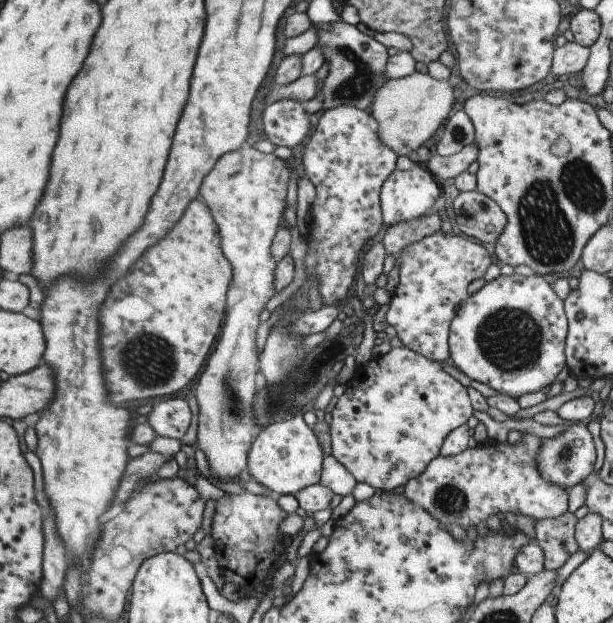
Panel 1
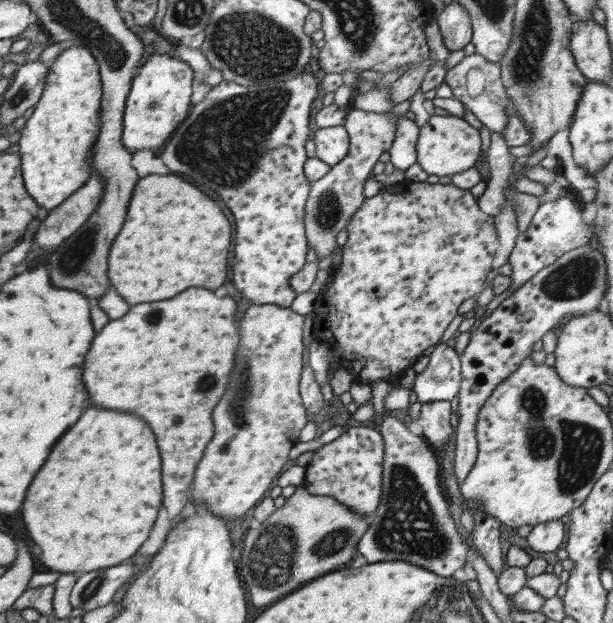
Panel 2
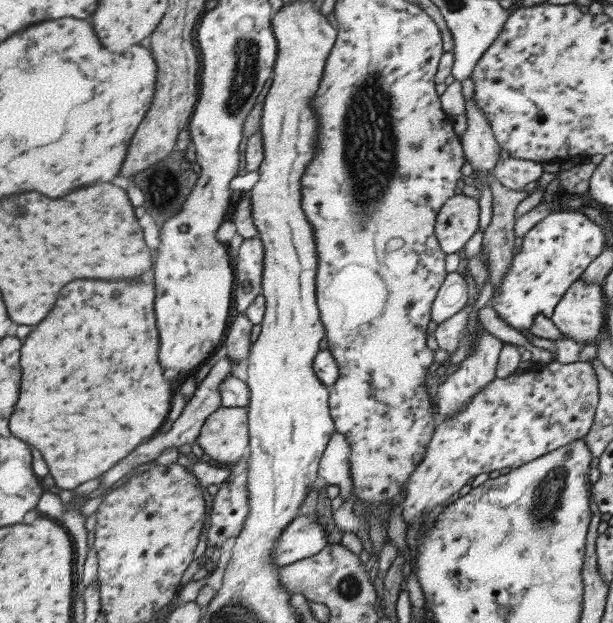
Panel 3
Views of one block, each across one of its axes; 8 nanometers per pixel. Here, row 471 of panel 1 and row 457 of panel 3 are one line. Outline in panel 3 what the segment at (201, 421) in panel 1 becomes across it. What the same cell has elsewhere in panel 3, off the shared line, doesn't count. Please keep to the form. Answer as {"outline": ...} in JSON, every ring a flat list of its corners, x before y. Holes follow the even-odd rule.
{"outline":[[247,407,217,408,202,425,196,442,217,465,240,462,249,448]]}

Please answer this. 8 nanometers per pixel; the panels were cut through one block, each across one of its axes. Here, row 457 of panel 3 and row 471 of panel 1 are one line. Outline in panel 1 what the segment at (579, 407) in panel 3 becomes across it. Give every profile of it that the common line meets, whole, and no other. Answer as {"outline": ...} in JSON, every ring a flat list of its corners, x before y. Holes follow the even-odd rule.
{"outline":[[524,434,522,440,516,444,498,441,494,446,477,444,474,448,468,447,464,452,454,456,438,455,430,461,420,476,412,478,405,484,403,494,414,506,423,508,430,516,434,516,434,520,438,520,439,524,444,524,444,526,458,524,462,528,472,528,472,526,480,526,494,514,501,517,504,512,513,512,516,516,522,514,537,521,544,518,558,518,568,511,569,490,548,482,538,472,536,458,538,458,540,446,542,446,541,438,532,434]]}

